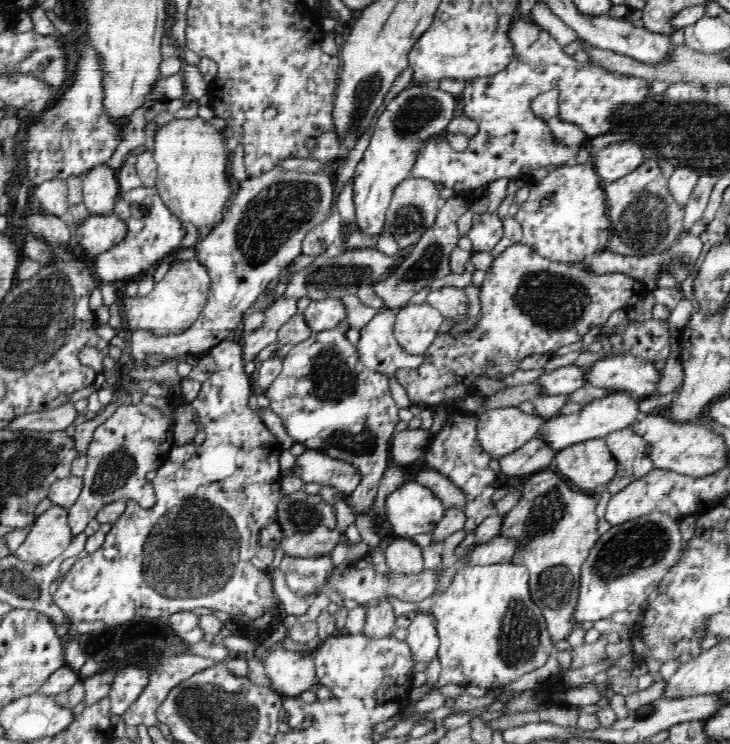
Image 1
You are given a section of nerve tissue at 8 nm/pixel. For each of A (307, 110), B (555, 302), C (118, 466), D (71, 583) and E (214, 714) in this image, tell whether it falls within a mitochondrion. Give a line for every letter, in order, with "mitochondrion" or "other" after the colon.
A: other
B: mitochondrion
C: mitochondrion
D: other
E: mitochondrion

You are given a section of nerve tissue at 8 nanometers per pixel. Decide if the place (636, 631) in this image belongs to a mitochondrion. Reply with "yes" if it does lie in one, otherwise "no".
no

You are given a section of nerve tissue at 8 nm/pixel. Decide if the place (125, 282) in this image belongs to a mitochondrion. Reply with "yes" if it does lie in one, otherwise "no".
no

